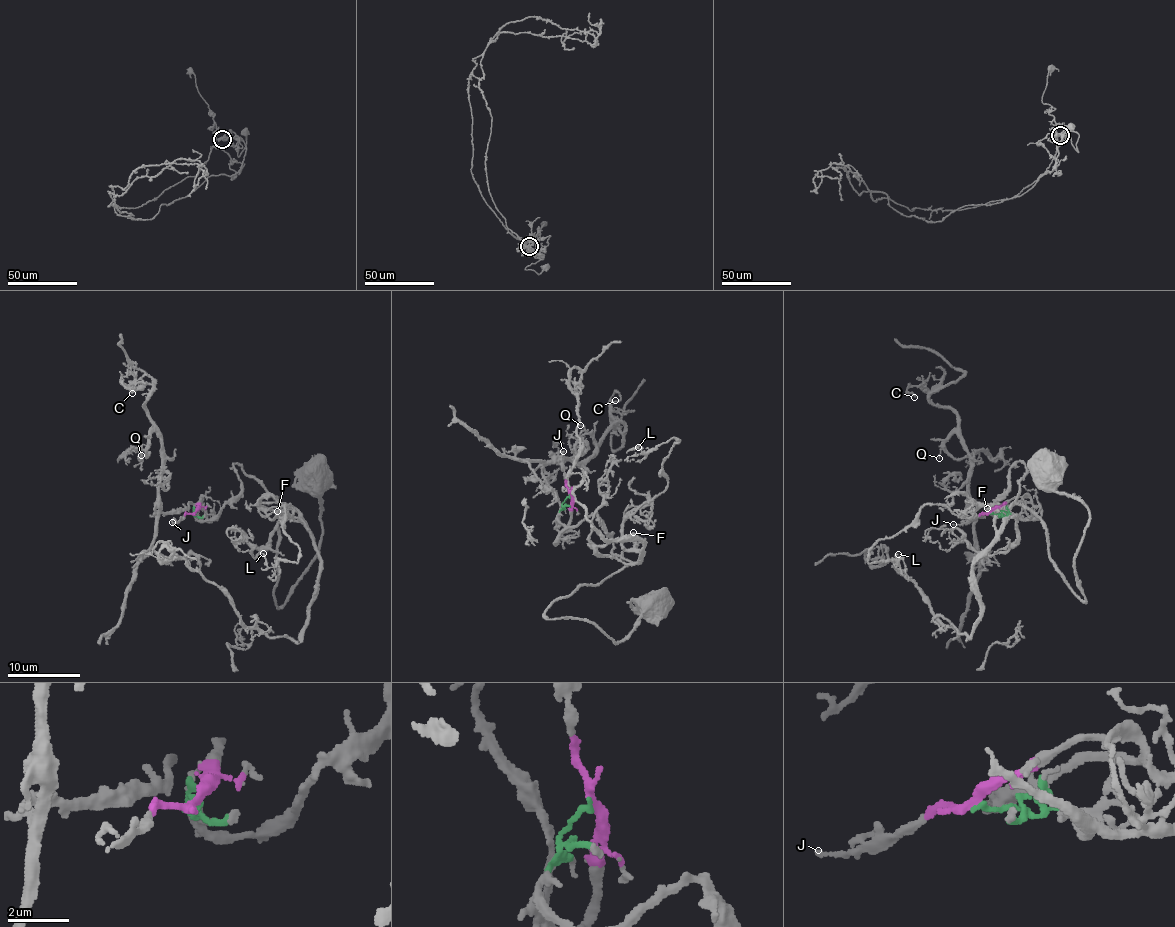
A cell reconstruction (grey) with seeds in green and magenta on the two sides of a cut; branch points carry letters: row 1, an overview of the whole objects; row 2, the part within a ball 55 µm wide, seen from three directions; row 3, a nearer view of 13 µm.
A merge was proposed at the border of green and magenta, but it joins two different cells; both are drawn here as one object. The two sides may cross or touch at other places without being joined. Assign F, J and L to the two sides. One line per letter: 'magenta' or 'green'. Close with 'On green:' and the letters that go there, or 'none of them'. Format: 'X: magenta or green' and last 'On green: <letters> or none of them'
F: green
J: magenta
L: green
On green: F, L

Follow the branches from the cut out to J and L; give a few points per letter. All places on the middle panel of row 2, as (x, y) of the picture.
J: (569, 496), (562, 454), (564, 450)
L: (569, 496), (563, 524), (594, 515), (613, 554), (640, 562), (622, 525), (666, 482), (679, 440), (639, 446)

